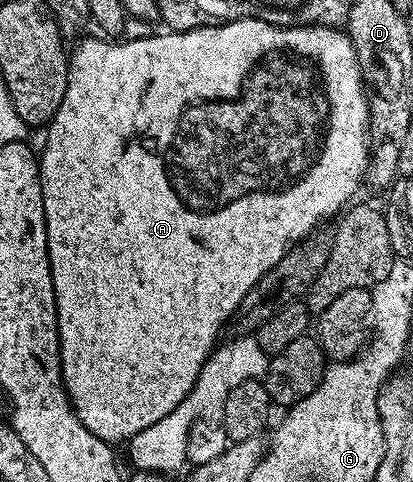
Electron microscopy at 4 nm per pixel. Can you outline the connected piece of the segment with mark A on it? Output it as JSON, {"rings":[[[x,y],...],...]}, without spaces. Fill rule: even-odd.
{"rings":[[[243,17],[240,21],[226,21],[223,23],[209,23],[203,29],[192,29],[189,33],[177,33],[164,31],[164,34],[153,35],[148,38],[136,40],[121,40],[117,43],[112,39],[101,39],[99,36],[88,37],[75,42],[76,50],[71,50],[68,58],[68,82],[66,83],[66,95],[62,95],[62,103],[54,115],[54,119],[46,126],[48,138],[44,141],[44,153],[39,154],[40,182],[42,183],[42,203],[44,204],[44,218],[46,219],[46,239],[48,240],[48,258],[50,259],[50,271],[54,283],[54,299],[56,300],[56,318],[58,319],[58,331],[60,332],[60,366],[62,367],[62,379],[68,392],[70,403],[82,419],[86,431],[90,431],[98,439],[109,443],[127,443],[131,437],[138,435],[138,431],[146,431],[153,423],[158,423],[165,415],[170,415],[186,395],[194,387],[202,367],[212,355],[213,349],[218,344],[220,329],[227,326],[232,320],[232,313],[242,303],[246,291],[262,279],[271,269],[277,265],[288,252],[293,243],[299,243],[317,228],[316,225],[323,217],[335,218],[353,200],[352,196],[360,189],[360,184],[365,184],[365,173],[369,159],[369,94],[366,92],[365,77],[360,70],[359,60],[356,58],[355,47],[347,32],[331,25],[271,25],[258,19]]]}

